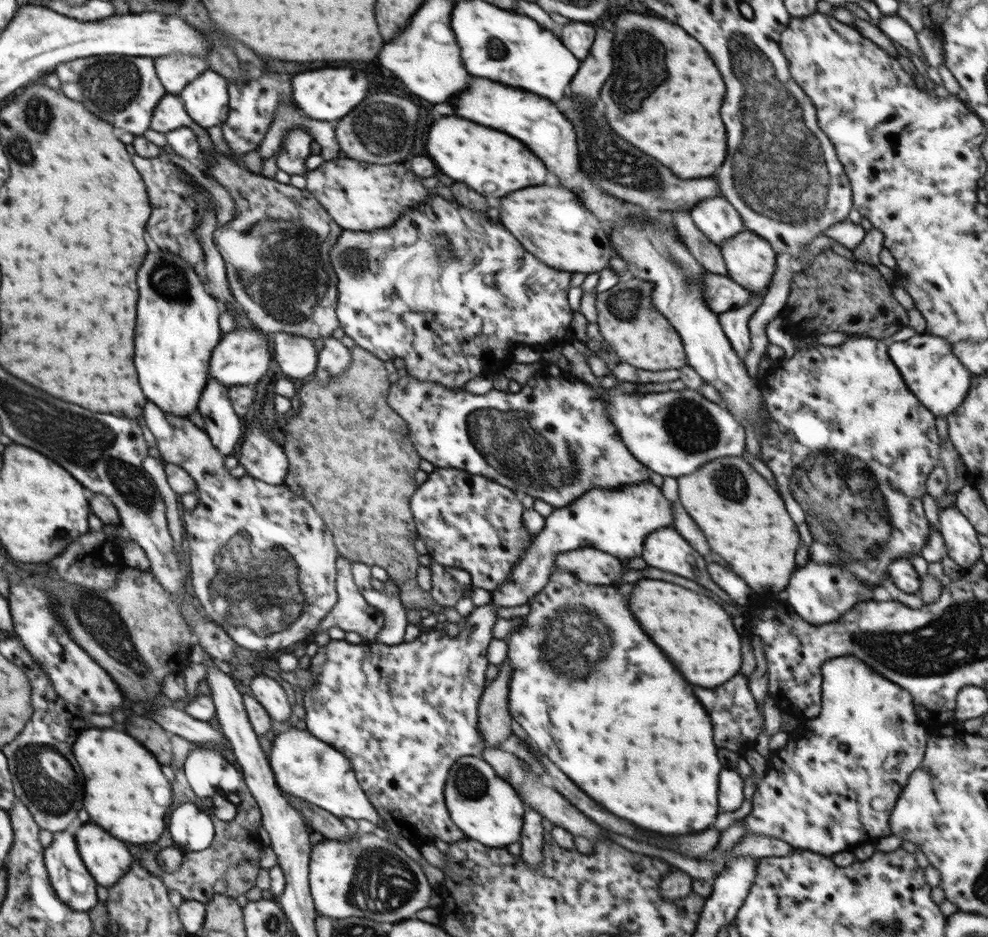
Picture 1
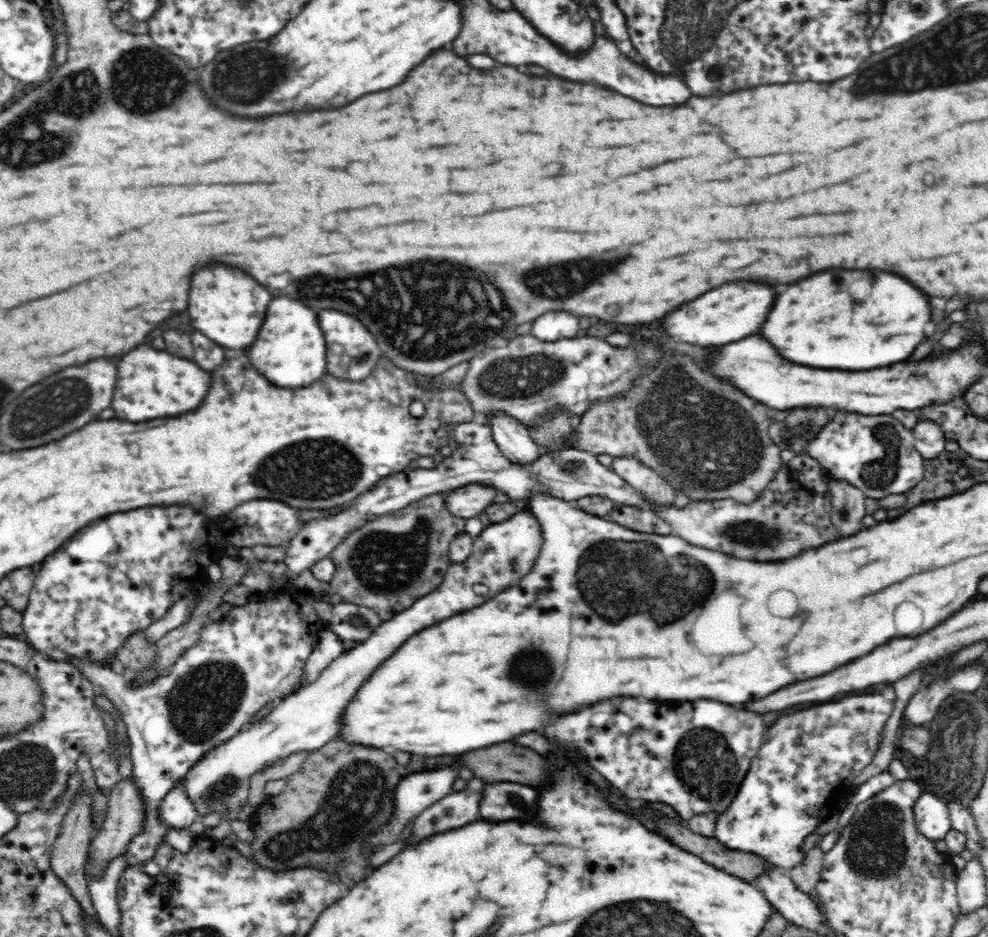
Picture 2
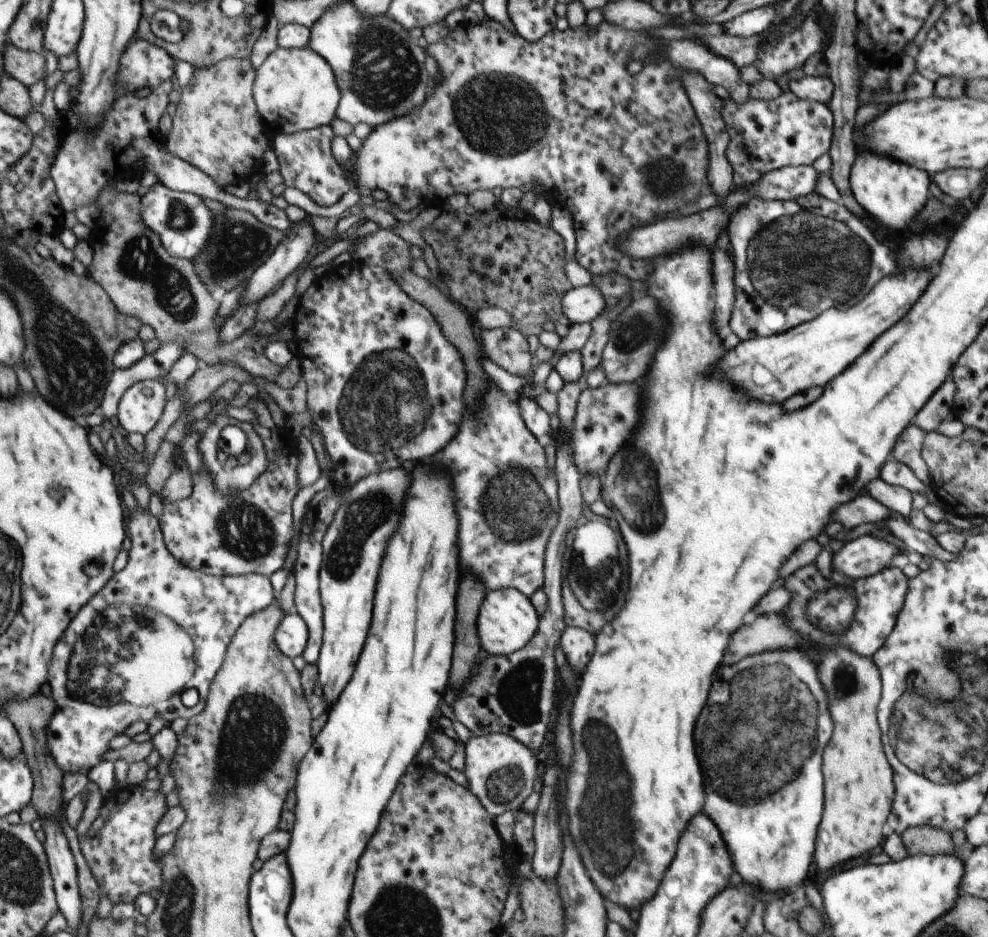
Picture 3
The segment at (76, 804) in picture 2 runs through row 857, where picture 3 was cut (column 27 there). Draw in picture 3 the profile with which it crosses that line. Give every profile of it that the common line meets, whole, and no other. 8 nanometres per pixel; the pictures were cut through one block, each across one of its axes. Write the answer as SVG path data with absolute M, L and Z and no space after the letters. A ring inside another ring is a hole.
M12 42L6 47L4 61L7 74L28 88L48 75L47 62L43 53L16 48Z

